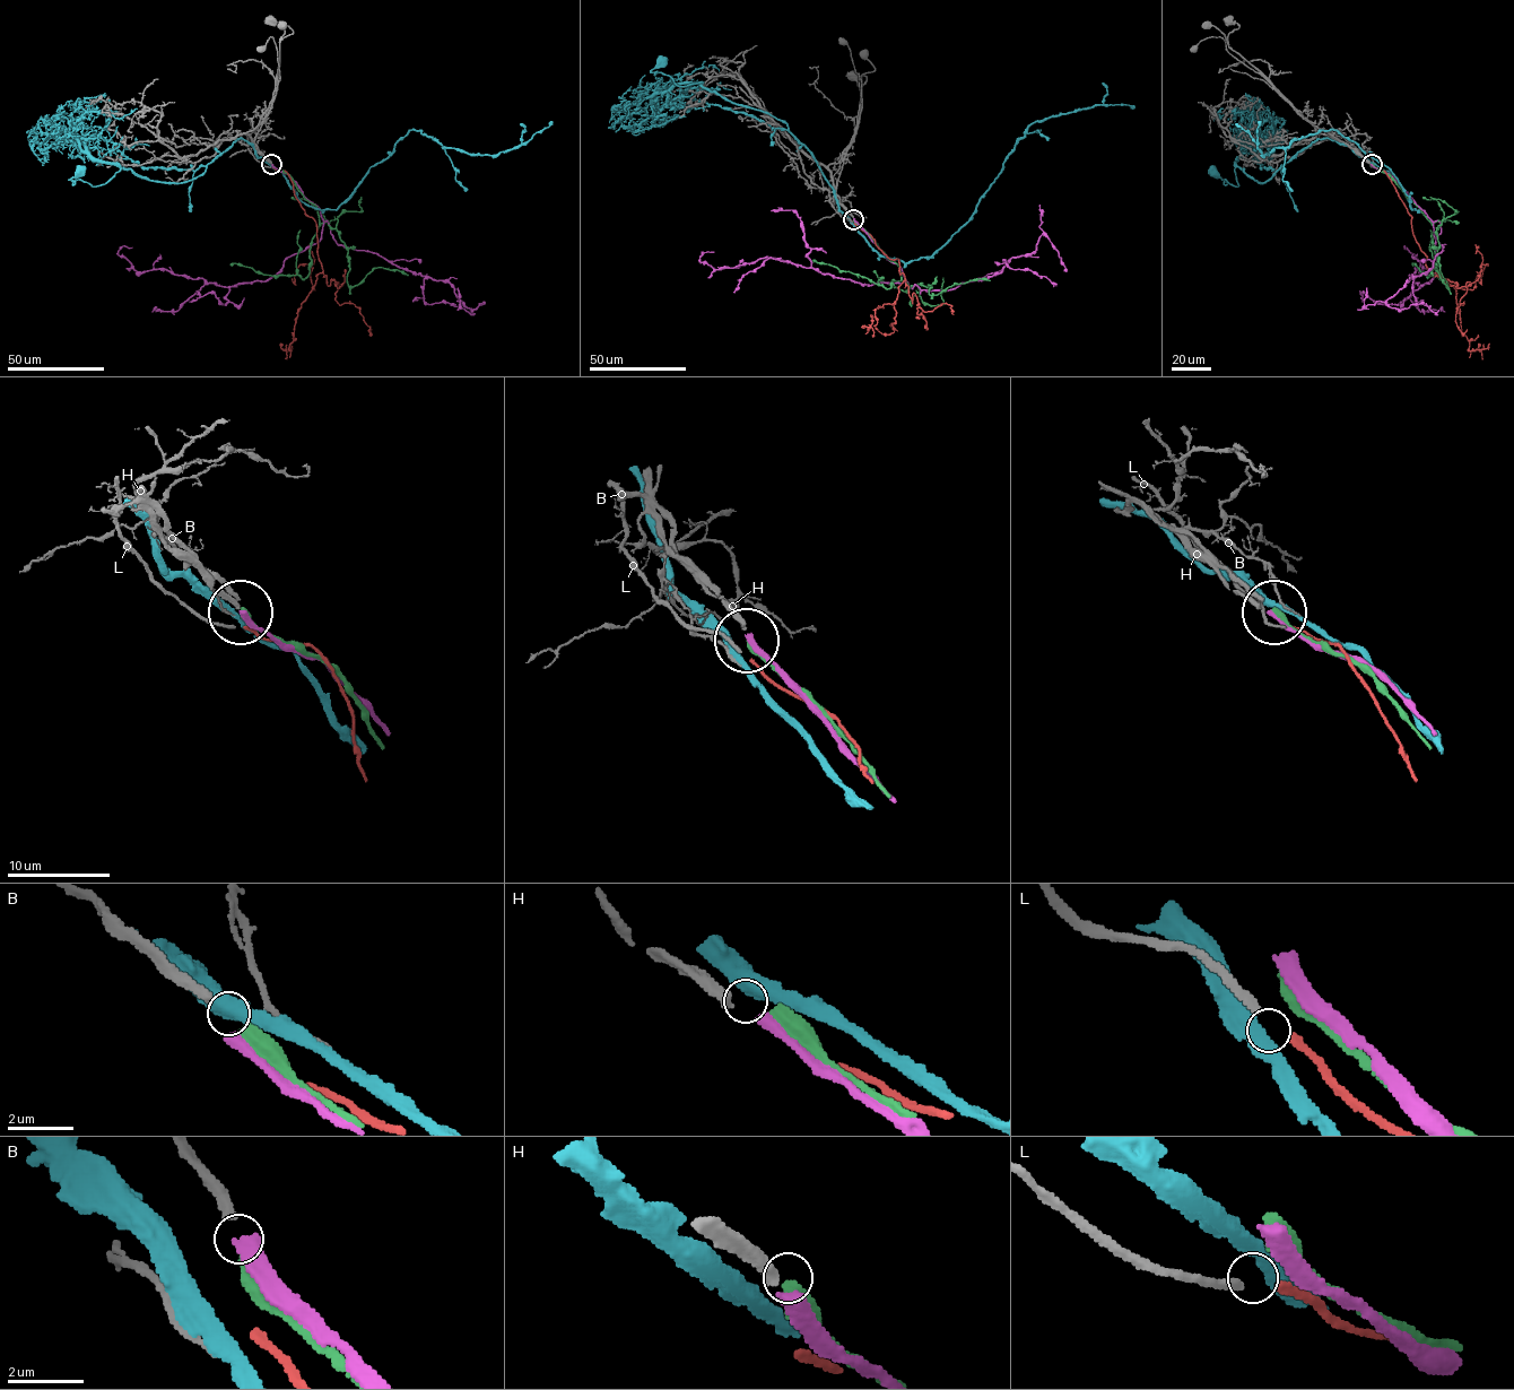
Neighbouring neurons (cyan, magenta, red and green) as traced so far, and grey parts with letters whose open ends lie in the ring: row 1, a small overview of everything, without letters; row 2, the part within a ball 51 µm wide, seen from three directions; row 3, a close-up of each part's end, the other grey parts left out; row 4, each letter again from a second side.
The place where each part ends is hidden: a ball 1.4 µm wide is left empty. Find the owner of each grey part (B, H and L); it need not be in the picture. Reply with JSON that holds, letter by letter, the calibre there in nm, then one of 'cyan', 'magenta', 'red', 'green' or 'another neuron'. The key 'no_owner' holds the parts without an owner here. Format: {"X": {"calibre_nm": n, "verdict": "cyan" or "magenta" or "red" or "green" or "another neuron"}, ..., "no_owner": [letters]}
{"B": {"calibre_nm": 280, "verdict": "green"}, "H": {"calibre_nm": 380, "verdict": "magenta"}, "L": {"calibre_nm": 240, "verdict": "red"}, "no_owner": []}

